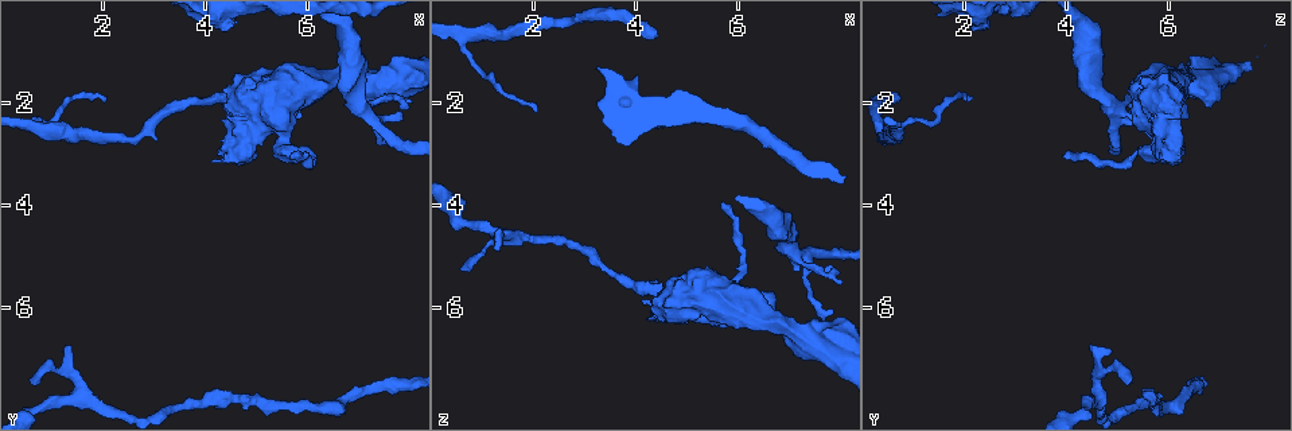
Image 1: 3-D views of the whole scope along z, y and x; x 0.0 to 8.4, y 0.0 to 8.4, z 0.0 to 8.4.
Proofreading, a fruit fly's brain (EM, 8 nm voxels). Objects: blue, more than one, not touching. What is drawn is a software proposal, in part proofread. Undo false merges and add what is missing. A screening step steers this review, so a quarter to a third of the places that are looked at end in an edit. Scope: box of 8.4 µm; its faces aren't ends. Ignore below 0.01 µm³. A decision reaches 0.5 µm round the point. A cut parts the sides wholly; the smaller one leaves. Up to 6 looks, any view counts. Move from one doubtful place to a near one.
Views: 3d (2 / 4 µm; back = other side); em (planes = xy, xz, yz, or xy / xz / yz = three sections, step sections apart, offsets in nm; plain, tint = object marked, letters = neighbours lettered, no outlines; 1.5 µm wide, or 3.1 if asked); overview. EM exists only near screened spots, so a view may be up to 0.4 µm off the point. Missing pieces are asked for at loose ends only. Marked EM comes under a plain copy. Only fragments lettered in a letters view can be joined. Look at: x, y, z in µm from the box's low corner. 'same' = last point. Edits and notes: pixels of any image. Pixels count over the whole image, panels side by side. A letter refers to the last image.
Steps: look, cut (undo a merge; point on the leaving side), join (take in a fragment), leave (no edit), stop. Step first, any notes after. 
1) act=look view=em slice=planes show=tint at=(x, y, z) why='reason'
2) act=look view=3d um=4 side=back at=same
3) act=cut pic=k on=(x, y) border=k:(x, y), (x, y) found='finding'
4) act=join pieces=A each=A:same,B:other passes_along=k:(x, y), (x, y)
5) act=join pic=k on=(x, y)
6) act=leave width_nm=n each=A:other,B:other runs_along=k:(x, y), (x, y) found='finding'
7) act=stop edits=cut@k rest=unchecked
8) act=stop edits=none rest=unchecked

act=look view=3d um=4 side=back at=(4.45, 1.60, 5.90) why='free end'

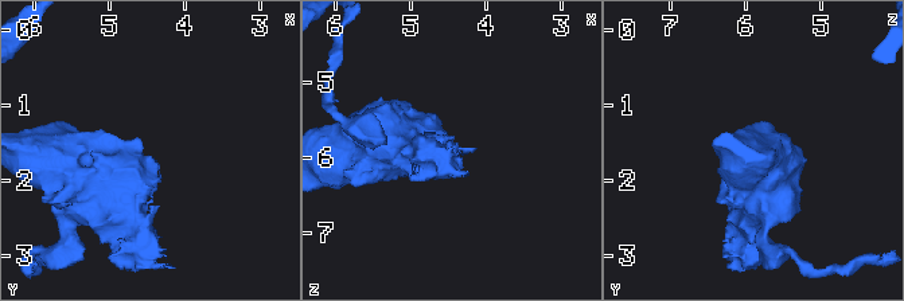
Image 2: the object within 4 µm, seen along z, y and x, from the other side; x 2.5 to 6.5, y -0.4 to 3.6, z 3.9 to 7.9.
act=look view=em slice=planes show=letters at=(4.40, 1.65, 5.90)

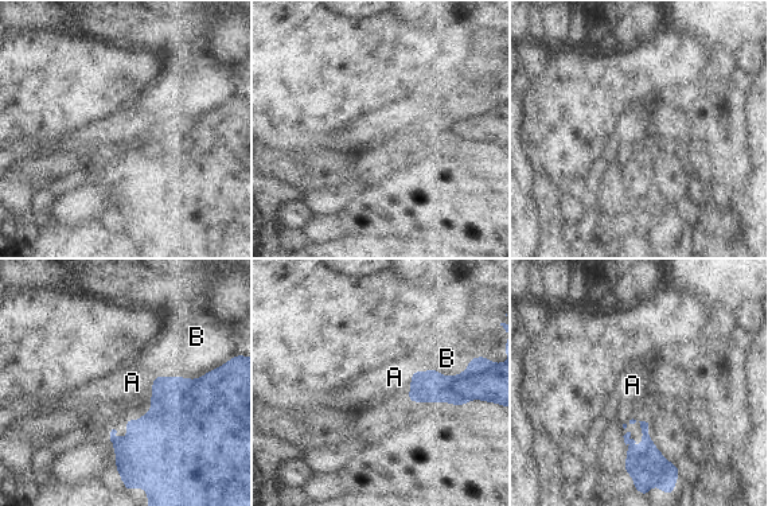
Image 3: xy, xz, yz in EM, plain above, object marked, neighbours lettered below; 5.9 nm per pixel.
act=leave each=A:other,B:other border=3:(156, 374), (152, 381), (149, 400) found='no lettered fragment goes on from it'

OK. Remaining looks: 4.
act=look view=em slice=xz step=4 show=letters at=(2.05, 2.00, 2.20)

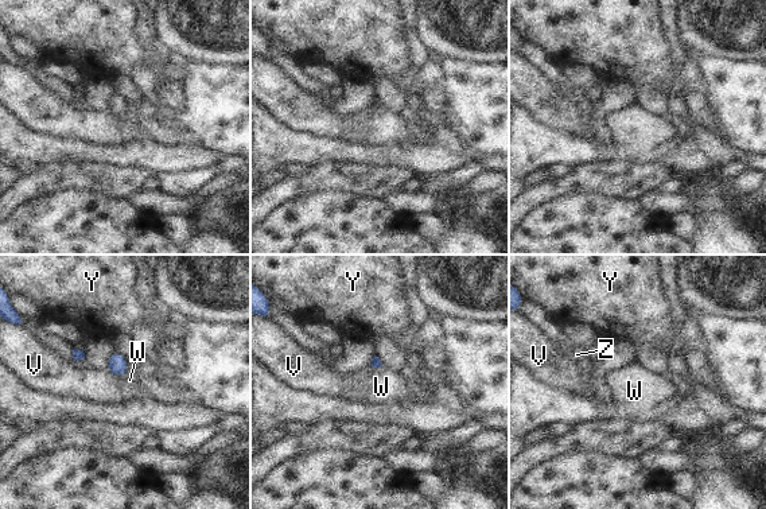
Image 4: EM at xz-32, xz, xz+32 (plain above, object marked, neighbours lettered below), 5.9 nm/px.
act=leave each=V:other,W:other,Y:other,Z:other border=4:(129, 369), (121, 376), (116, 376) found='no lettered fragment goes on from it'

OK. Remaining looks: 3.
act=look view=em slice=yz step=4 show=tint at=(0.80, 2.50, 0.70) why='three-way junction'

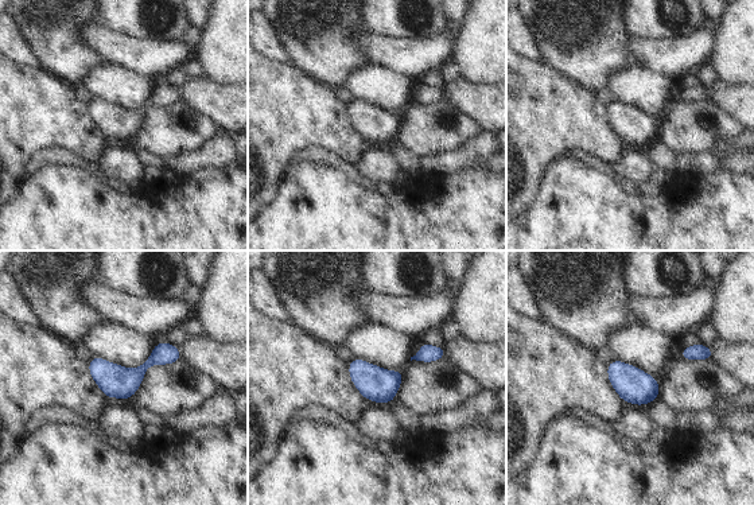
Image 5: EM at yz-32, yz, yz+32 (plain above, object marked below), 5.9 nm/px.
act=look view=em slice=yz step=4 show=letters at=same why='what lies round it'

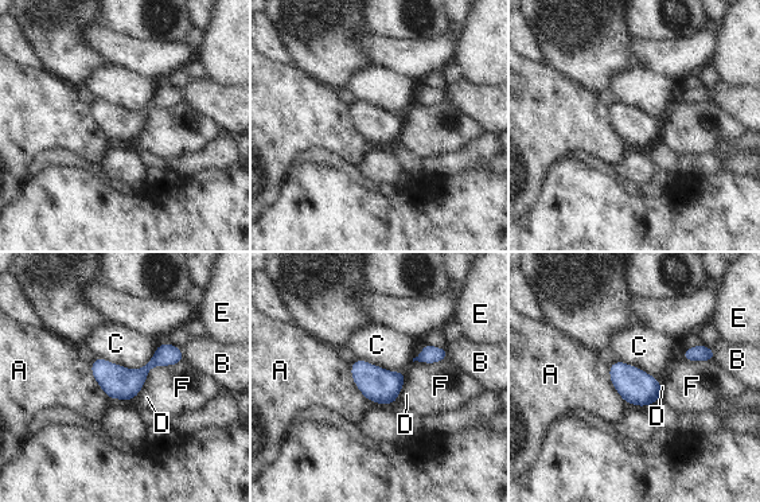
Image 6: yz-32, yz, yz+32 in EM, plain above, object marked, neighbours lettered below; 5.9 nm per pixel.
act=leave each=A:other,B:other,C:other,D:other,E:other,F:other border=6:(156, 347), (136, 369), (97, 355) found='continuous, no second cell'

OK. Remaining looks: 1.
act=stop edits=none rest=unchecked

